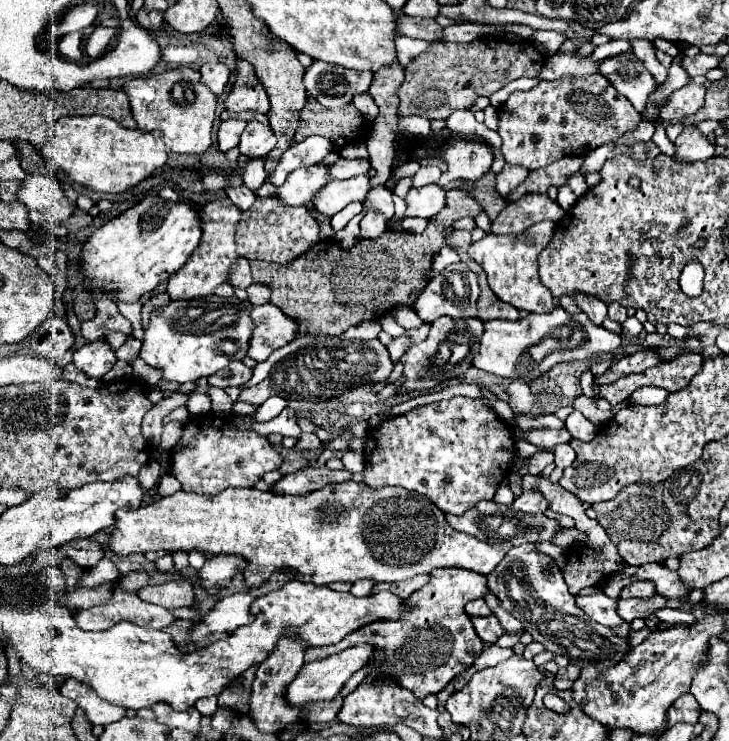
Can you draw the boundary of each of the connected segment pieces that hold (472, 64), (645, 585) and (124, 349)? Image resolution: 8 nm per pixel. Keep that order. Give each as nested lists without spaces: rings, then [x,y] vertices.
[[[483,37],[471,43],[437,41],[405,67],[405,81],[397,91],[397,115],[419,115],[431,121],[447,119],[455,109],[469,109],[477,97],[491,97],[491,93],[519,77],[539,77],[545,61],[547,55],[539,53],[529,41],[515,43],[497,37]]]
[[[633,581],[631,585],[623,587],[621,597],[653,597],[655,595],[655,583],[651,581]]]
[[[129,337],[129,339],[115,351],[115,355],[117,355],[117,359],[121,359],[121,361],[133,363],[133,361],[137,359],[137,355],[139,355],[139,347],[141,347],[141,341],[135,339],[135,337]]]

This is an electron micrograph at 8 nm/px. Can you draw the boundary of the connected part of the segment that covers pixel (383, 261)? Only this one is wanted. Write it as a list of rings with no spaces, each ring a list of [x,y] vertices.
[[[451,189],[447,191],[447,205],[441,213],[437,213],[433,219],[429,219],[427,229],[423,233],[409,233],[409,231],[385,231],[383,237],[375,239],[375,249],[361,249],[361,239],[351,247],[343,249],[339,243],[331,245],[329,241],[319,241],[313,249],[291,261],[289,265],[273,265],[263,261],[251,261],[251,273],[257,283],[271,285],[271,303],[277,305],[285,315],[293,317],[301,325],[301,335],[341,335],[349,327],[359,325],[363,321],[377,321],[383,315],[387,315],[393,307],[399,307],[411,299],[411,295],[417,291],[421,293],[423,287],[429,281],[429,271],[433,263],[435,251],[439,251],[445,245],[445,231],[451,229],[451,225],[461,217],[477,217],[481,211],[481,205],[477,199],[471,197],[469,191]]]

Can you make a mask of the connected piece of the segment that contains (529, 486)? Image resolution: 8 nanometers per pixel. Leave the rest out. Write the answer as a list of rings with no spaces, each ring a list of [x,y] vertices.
[[[535,475],[523,477],[523,493],[513,501],[513,509],[523,513],[543,513],[549,509],[549,501],[545,501],[543,493],[537,493],[537,489],[533,489],[537,481],[541,481],[541,477]]]

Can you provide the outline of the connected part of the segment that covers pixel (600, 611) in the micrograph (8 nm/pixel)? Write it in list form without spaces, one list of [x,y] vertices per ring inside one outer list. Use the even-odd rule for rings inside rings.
[[[595,593],[589,597],[577,595],[575,601],[577,601],[579,609],[583,609],[593,621],[597,621],[605,627],[613,627],[613,625],[623,623],[623,619],[617,615],[617,607],[615,607],[617,601],[607,597],[605,593]]]

